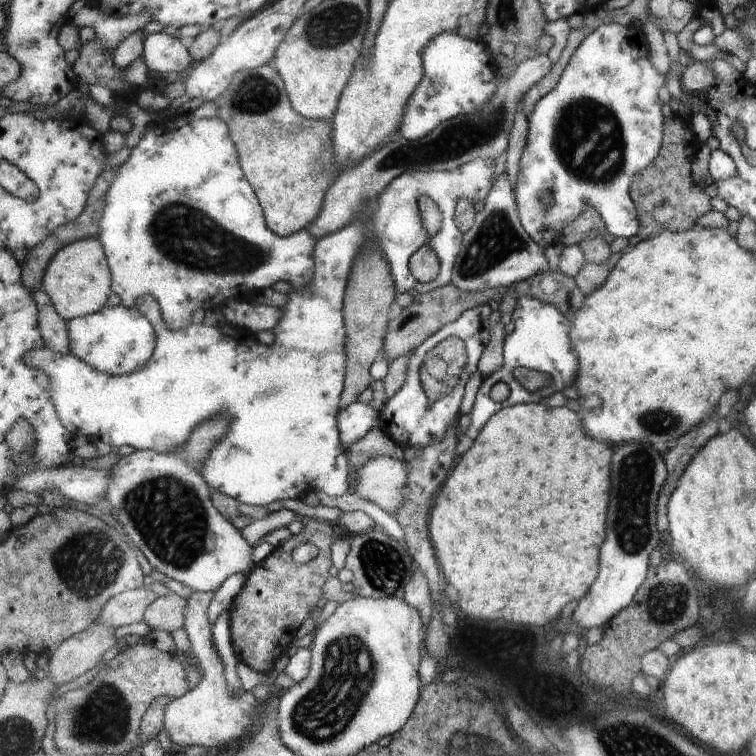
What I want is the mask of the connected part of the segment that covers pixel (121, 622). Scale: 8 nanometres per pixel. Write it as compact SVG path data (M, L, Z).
M149 587L128 590L107 602L101 616L95 620L109 628L121 628L145 620L147 608L160 598Z

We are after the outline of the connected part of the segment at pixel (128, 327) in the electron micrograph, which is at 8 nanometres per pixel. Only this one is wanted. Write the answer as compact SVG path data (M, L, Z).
M123 304L68 321L67 326L74 354L89 366L113 376L130 375L142 369L158 347L154 323L137 308L131 309Z

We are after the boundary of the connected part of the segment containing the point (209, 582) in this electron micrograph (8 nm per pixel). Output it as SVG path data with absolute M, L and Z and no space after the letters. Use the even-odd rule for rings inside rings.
M139 450L135 451L129 456L119 458L113 466L111 466L111 484L107 488L107 494L105 498L111 506L111 514L116 521L122 526L126 534L131 538L134 545L141 553L146 557L146 560L150 563L153 571L163 579L173 579L181 582L186 592L200 592L203 594L216 594L216 592L225 584L225 581L233 575L243 572L243 570L253 570L256 564L253 560L253 548L247 544L247 540L243 538L241 531L237 530L229 520L226 520L221 512L214 506L213 500L211 500L211 486L205 482L201 470L197 468L199 462L193 462L193 466L185 464L185 460L181 458L181 454L159 454L155 450Z

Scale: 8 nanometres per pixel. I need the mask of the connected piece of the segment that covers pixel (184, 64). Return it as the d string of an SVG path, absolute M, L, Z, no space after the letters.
M151 33L144 40L142 58L153 72L183 73L195 65L186 40L163 33Z

